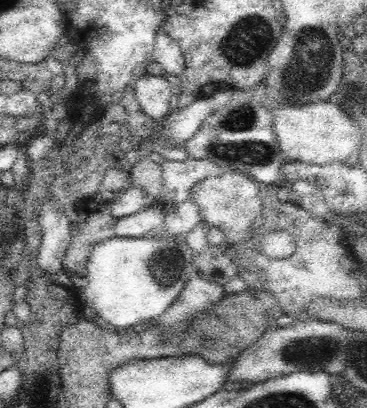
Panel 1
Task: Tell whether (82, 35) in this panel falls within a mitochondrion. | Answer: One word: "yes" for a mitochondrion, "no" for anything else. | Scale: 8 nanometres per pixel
no

